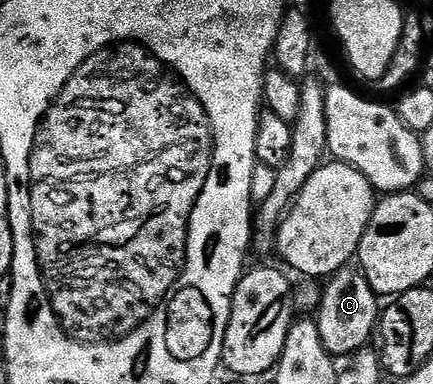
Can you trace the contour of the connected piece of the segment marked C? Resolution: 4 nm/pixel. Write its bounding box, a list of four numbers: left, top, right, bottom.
[317,268,381,356]

